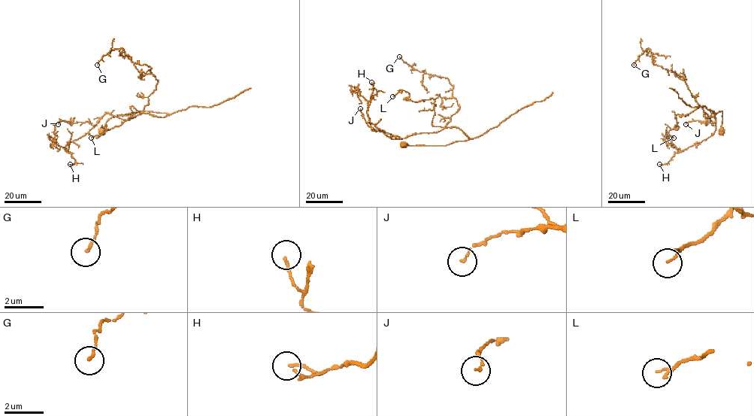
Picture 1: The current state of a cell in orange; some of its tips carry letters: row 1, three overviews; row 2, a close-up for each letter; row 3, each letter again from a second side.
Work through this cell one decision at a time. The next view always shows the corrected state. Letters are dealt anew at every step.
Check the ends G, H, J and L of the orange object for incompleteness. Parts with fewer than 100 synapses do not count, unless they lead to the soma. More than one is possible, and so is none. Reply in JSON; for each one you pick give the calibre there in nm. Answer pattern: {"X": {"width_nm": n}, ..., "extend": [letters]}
{"extend": []}

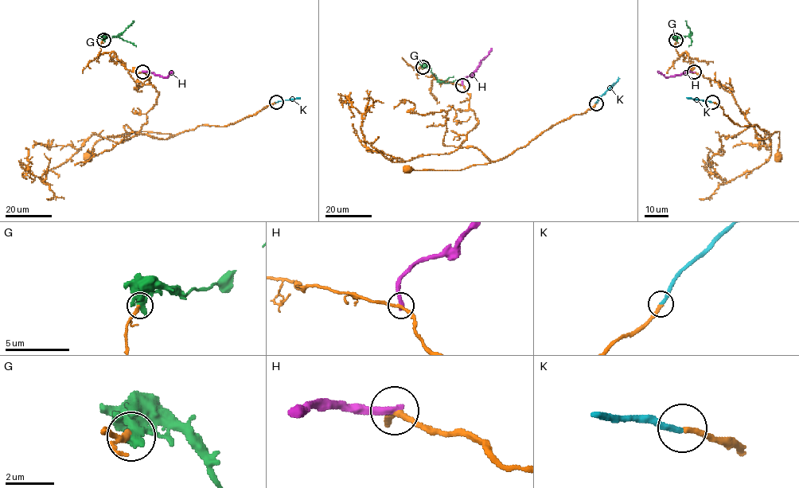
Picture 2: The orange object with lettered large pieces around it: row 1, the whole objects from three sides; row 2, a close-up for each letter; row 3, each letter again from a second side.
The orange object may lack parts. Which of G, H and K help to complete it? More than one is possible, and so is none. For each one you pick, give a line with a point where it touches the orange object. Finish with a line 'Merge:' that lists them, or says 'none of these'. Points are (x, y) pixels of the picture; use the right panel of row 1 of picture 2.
K: meets orange at (712, 102)
Merge: K

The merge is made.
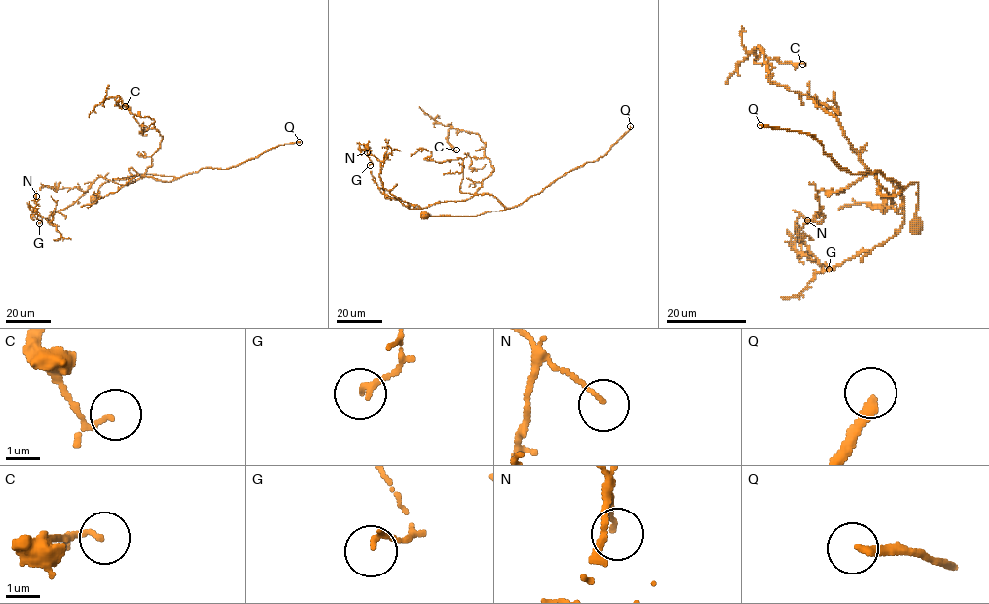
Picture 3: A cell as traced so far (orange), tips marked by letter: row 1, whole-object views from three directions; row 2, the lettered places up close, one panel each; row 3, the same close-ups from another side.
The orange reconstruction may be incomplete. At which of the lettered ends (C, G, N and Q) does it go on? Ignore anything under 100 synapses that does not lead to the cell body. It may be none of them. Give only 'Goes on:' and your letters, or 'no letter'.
Goes on: Q

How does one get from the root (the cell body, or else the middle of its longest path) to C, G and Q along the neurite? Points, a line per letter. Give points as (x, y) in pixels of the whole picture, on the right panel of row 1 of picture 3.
C: (914, 225), (917, 183), (881, 195), (841, 123), (807, 95), (771, 84), (762, 52), (802, 64)
G: (914, 225), (917, 183), (880, 187), (890, 202), (899, 190), (902, 225), (833, 269), (810, 255), (829, 269)
Q: (914, 225), (917, 183), (902, 190), (878, 172), (851, 174), (828, 155), (813, 135), (760, 125)

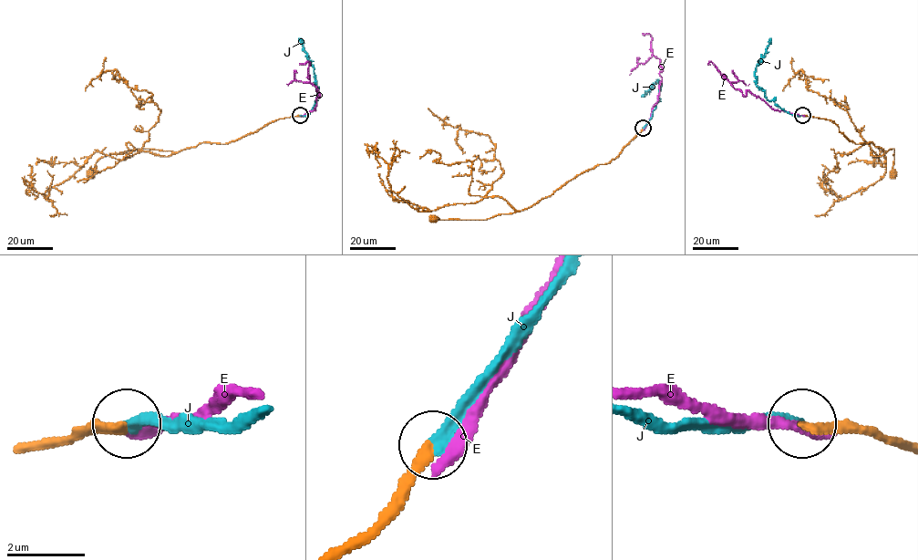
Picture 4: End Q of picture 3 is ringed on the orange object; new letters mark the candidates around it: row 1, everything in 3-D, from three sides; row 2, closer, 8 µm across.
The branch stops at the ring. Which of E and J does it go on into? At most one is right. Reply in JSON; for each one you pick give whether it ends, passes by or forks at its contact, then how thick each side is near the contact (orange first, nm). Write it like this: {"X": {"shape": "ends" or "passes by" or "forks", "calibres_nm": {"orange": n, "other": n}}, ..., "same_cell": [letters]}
{"J": {"shape": "ends", "calibres_nm": {"orange": 260, "other": 280}}, "same_cell": ["J"]}

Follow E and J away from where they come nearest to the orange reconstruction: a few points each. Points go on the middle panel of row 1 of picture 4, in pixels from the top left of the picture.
E: (643, 129), (656, 102), (662, 80), (660, 72), (663, 69), (660, 59), (652, 55), (651, 36), (643, 33)
J: (643, 129), (658, 98), (657, 80), (643, 97)

